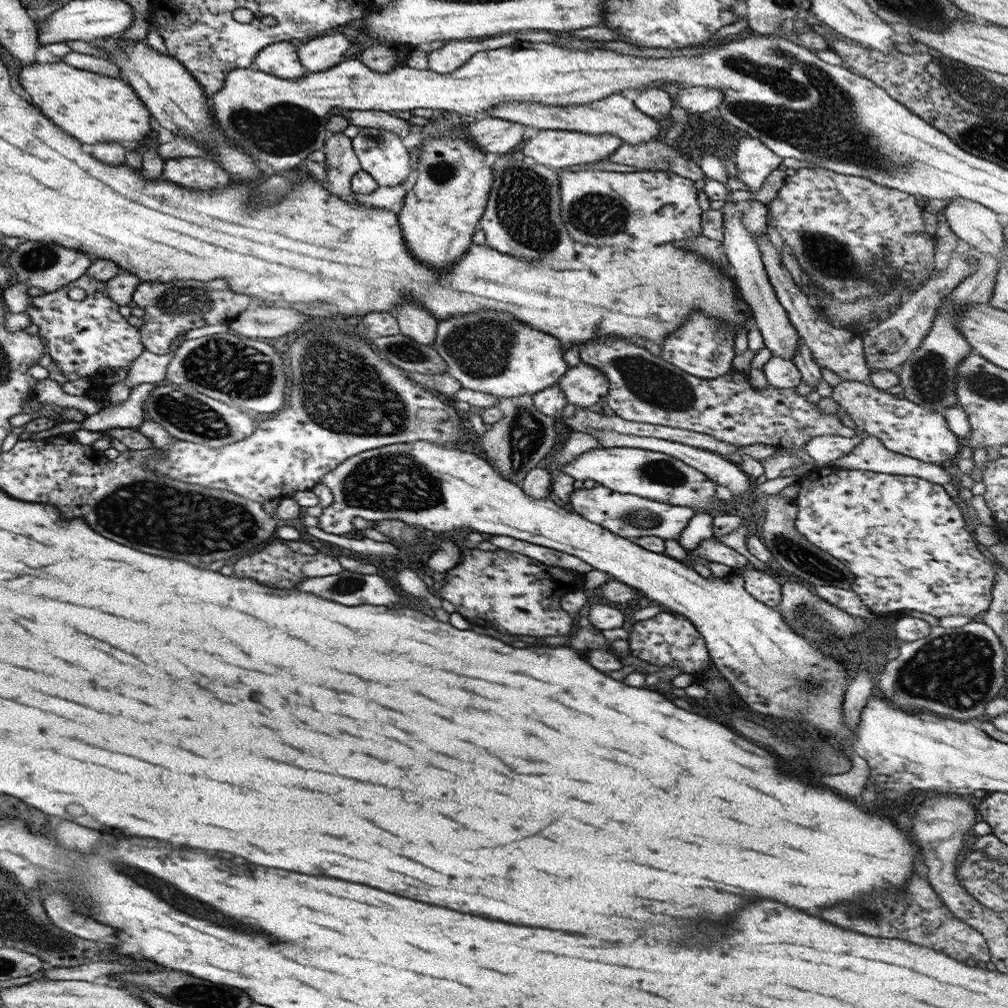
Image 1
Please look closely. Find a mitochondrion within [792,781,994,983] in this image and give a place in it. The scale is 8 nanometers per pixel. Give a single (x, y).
(862, 908)

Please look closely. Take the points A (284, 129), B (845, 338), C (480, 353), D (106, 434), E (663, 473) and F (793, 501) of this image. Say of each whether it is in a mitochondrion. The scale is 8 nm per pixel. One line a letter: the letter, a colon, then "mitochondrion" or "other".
A: mitochondrion
B: other
C: mitochondrion
D: other
E: mitochondrion
F: other

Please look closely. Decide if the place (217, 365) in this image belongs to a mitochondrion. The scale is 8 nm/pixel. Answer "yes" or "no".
yes

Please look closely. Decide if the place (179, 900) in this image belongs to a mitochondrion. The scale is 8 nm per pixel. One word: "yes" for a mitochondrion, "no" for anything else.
yes

